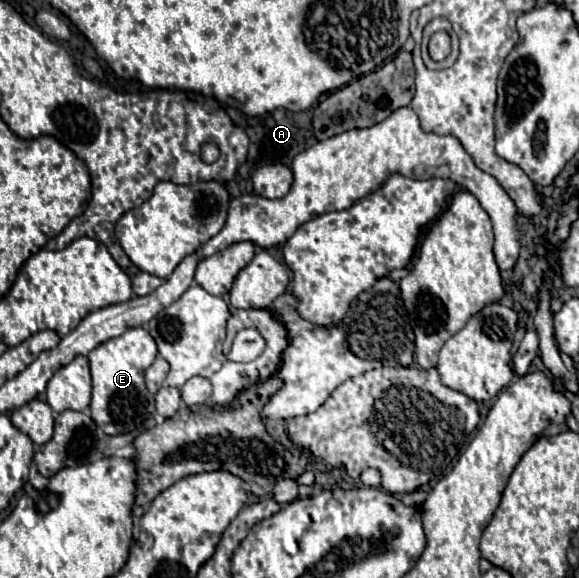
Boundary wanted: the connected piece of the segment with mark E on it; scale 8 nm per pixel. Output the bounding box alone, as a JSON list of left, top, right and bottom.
[90,327,156,435]

